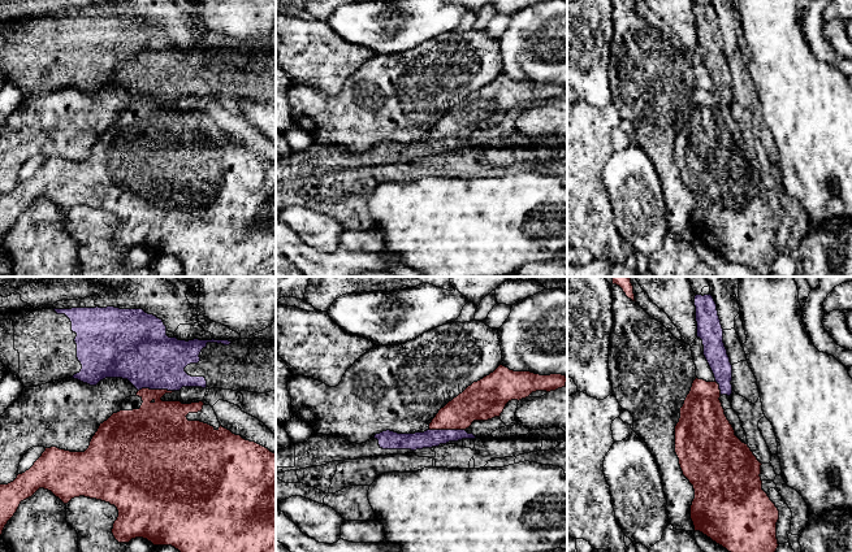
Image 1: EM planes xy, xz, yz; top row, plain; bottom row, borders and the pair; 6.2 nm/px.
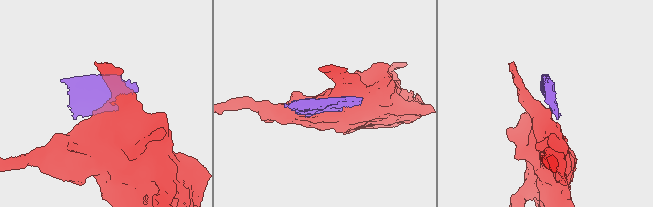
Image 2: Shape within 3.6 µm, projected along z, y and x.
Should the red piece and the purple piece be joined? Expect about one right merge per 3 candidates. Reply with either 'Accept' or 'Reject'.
Reject

